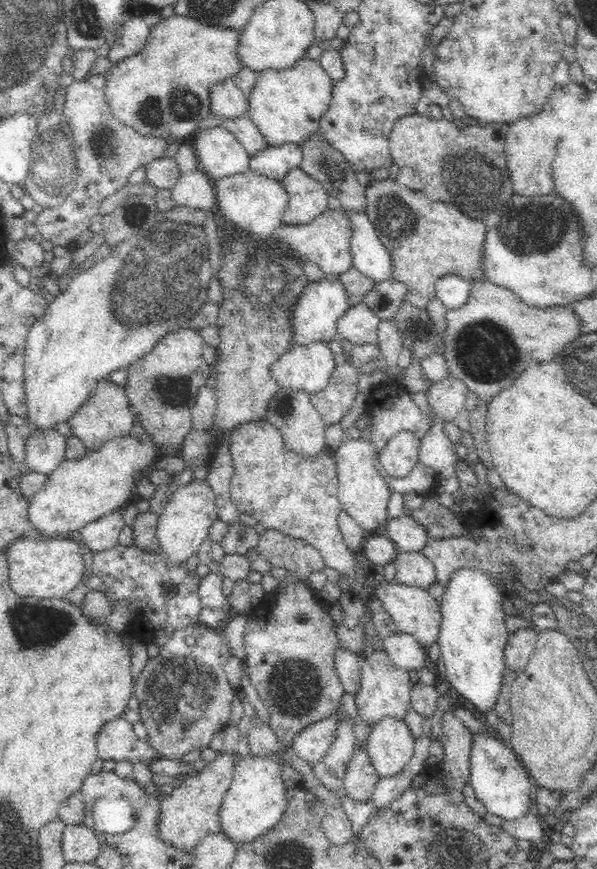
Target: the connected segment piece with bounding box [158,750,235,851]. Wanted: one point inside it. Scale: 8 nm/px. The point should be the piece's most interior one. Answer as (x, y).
(192, 811)

